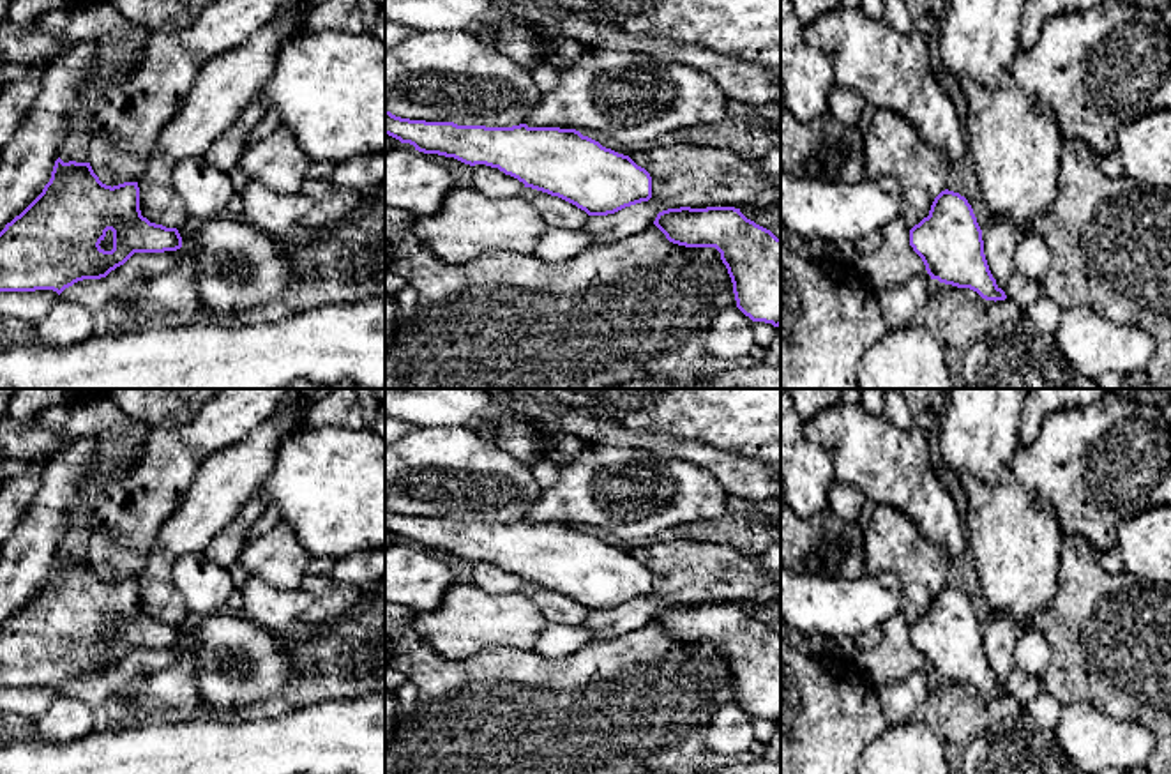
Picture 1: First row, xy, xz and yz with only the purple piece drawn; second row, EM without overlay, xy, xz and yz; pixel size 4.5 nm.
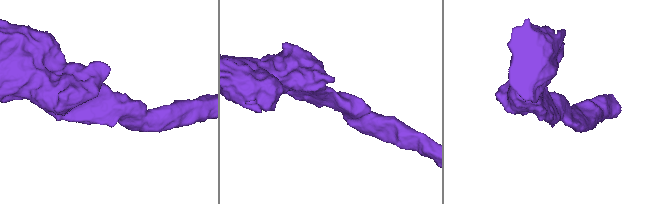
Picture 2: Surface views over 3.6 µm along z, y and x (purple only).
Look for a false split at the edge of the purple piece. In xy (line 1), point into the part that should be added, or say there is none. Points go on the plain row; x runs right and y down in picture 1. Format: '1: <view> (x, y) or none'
1: none

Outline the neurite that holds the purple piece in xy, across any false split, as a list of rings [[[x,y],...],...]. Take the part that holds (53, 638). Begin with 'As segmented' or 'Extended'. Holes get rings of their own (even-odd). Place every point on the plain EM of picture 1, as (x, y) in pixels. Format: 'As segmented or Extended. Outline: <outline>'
As segmented. Outline: [[[55,557],[42,588],[0,627],[0,687],[53,686],[58,691],[83,675],[101,675],[134,649],[182,643],[177,624],[150,618],[140,606],[138,578],[106,581],[90,558]]]

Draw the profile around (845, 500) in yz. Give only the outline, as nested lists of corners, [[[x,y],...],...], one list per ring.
[[[834,481],[828,489],[828,511],[848,523],[857,521],[865,502],[864,491],[855,486]]]

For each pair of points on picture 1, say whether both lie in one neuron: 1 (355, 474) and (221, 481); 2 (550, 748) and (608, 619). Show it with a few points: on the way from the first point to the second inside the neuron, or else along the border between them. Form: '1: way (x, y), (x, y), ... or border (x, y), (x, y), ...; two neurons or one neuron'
1: border (281, 440), (276, 463), (255, 493); two neurons
2: border (640, 628), (596, 638); two neurons

